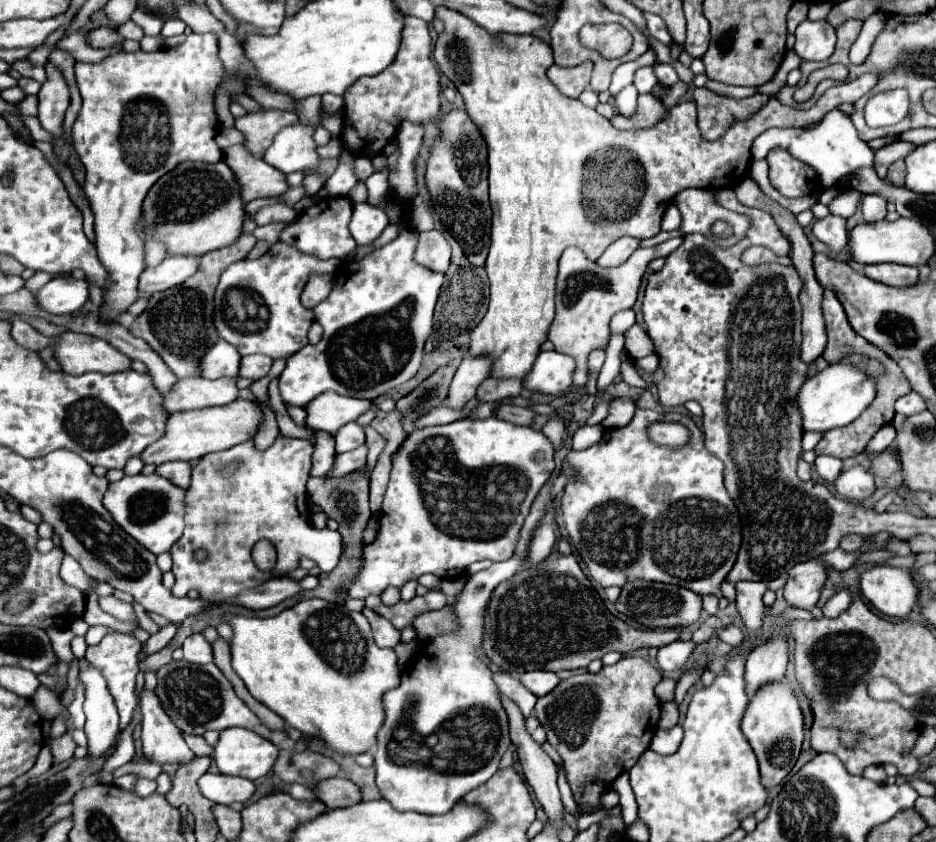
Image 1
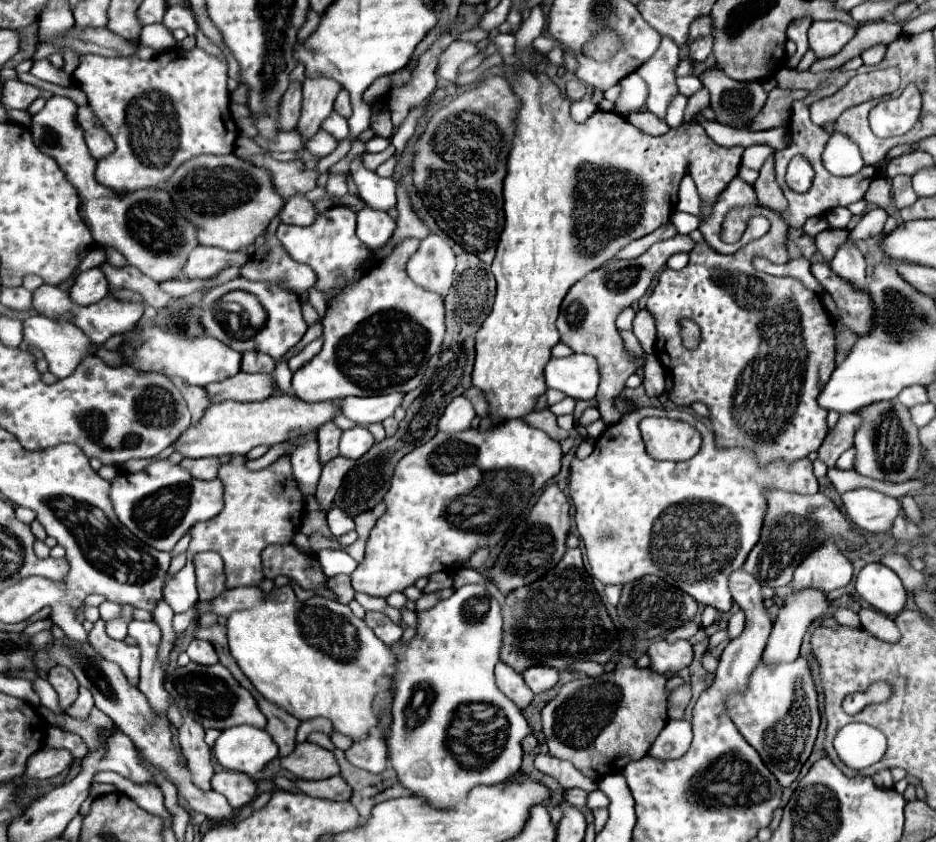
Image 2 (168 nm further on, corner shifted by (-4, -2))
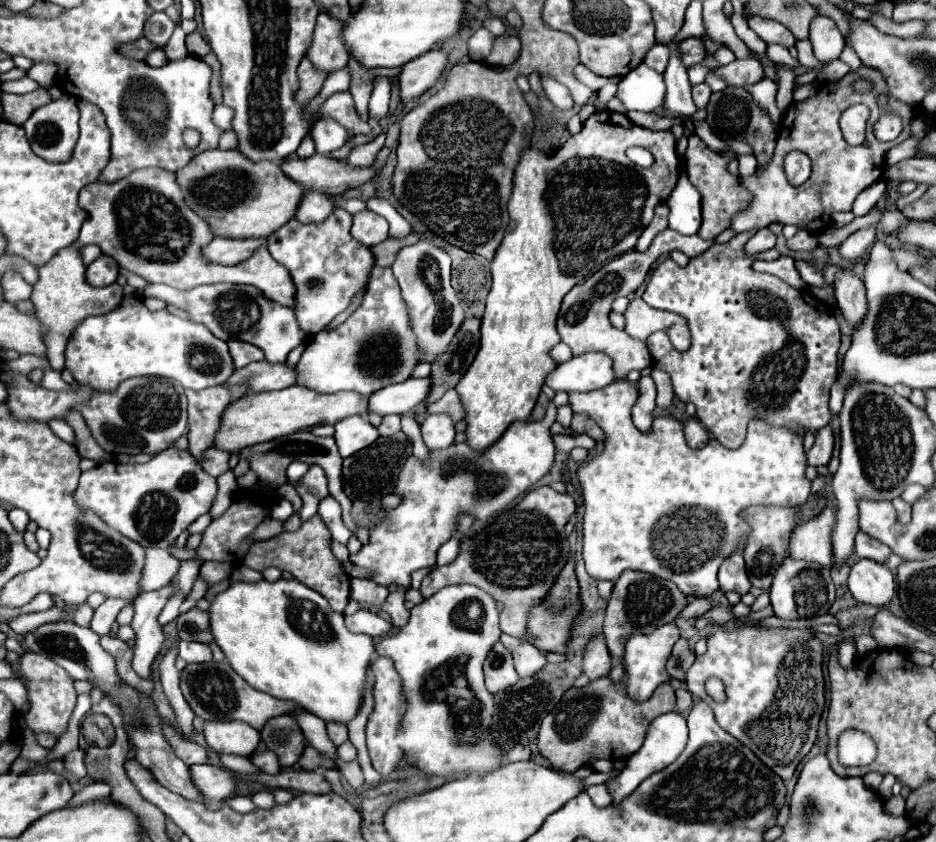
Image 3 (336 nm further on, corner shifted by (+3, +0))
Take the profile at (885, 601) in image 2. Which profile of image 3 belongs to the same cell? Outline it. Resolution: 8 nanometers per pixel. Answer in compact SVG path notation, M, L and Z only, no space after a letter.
M859 559L851 567L849 591L859 603L885 607L895 595L893 573L873 559Z

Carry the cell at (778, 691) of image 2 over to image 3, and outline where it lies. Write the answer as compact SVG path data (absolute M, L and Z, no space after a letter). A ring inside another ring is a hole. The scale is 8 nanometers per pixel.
M755 621L741 625L725 625L715 631L707 641L707 653L697 657L693 667L687 671L687 689L711 705L715 719L721 729L745 743L771 771L783 781L789 781L797 765L805 759L817 739L817 723L825 707L825 679L823 679L823 643L807 629L769 629ZM719 677L725 683L727 701L715 703L705 693L705 681Z

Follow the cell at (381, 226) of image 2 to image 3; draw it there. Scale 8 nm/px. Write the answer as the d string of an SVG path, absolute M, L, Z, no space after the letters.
M369 209L353 215L351 235L359 243L363 243L365 247L373 247L373 245L385 241L387 239L387 231L389 231L387 221L381 215L369 211Z

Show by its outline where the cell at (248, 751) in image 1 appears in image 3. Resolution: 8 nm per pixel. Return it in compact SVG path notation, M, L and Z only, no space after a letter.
M207 721L203 727L203 735L207 745L217 753L235 753L249 757L257 751L259 731L247 727L247 723L223 723L223 721Z

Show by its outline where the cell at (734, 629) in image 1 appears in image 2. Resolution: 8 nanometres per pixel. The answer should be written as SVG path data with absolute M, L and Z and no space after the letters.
M738 611L738 613L734 613L732 617L730 617L730 627L726 629L728 631L728 639L734 639L734 637L738 637L740 633L742 633L742 629L744 629L744 613L742 611Z

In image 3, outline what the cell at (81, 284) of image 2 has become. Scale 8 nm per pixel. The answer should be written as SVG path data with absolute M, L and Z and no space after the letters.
M101 255L99 259L95 259L89 267L87 267L87 281L93 287L103 287L103 285L111 285L115 283L119 275L119 265L115 259L111 259L109 255Z

